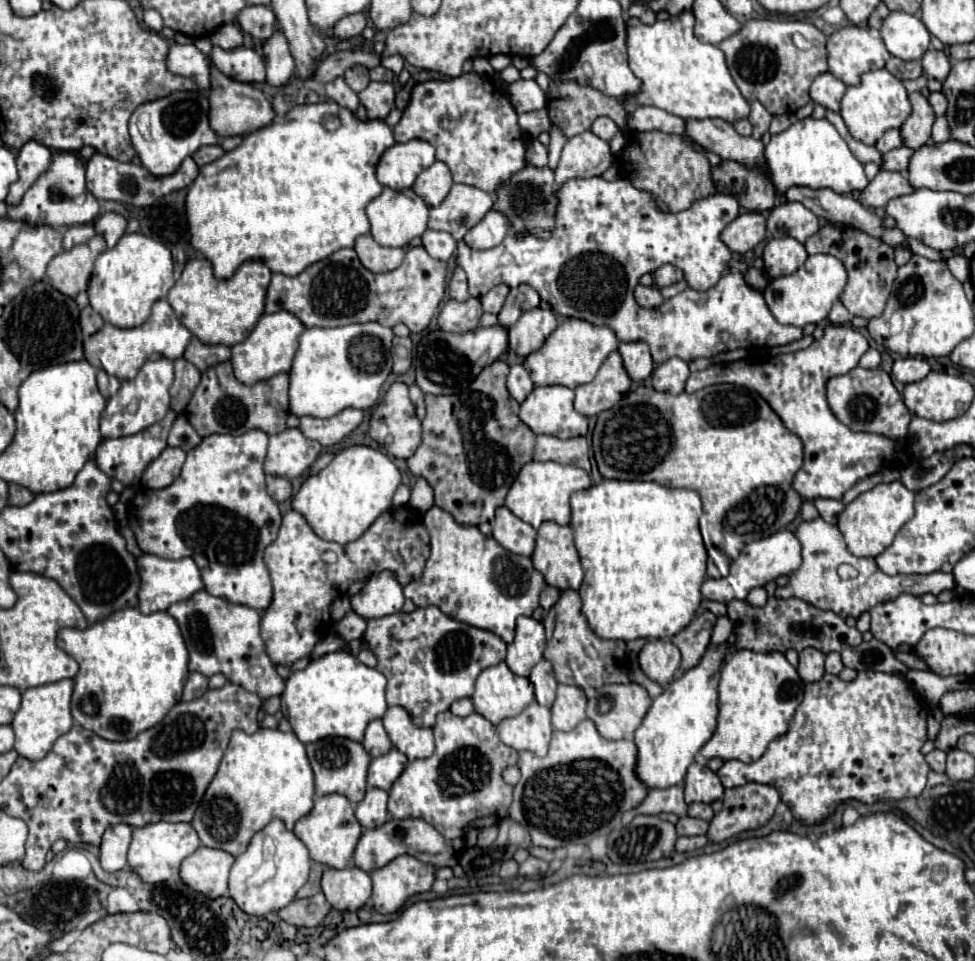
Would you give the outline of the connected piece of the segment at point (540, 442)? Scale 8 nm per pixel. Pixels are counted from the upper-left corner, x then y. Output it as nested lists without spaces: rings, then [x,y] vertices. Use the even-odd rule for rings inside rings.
[[[538,436],[534,460],[540,460],[540,462],[552,460],[558,464],[574,464],[574,466],[590,472],[588,442],[582,436],[570,438],[570,440],[560,440],[556,436]]]

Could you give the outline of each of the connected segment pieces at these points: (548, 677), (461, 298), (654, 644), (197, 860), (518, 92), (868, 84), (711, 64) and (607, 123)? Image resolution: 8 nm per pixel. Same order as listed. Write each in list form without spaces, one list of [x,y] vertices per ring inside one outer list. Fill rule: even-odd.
[[[540,660],[540,662],[532,668],[532,672],[530,672],[530,682],[534,684],[538,704],[542,704],[542,706],[552,706],[554,696],[556,696],[556,686],[558,686],[558,682],[554,680],[554,674],[552,674],[552,668],[550,668],[550,662],[548,662],[548,660]]]
[[[458,266],[454,270],[454,276],[450,280],[450,296],[458,302],[466,302],[470,298],[468,294],[468,282],[466,282],[466,272]]]
[[[670,640],[646,642],[638,660],[644,674],[662,686],[666,686],[680,668],[680,652]]]
[[[200,846],[182,862],[180,878],[196,892],[208,898],[220,898],[228,890],[228,872],[232,862],[234,856],[228,852]]]
[[[518,80],[510,84],[508,98],[516,112],[536,112],[546,108],[546,94],[534,80]]]
[[[874,70],[874,72],[864,72],[860,76],[858,86],[848,86],[842,98],[842,118],[850,130],[850,134],[864,142],[864,144],[874,144],[878,136],[882,136],[884,130],[888,128],[900,128],[902,122],[910,116],[910,102],[908,94],[898,78],[894,78],[888,70]]]
[[[688,10],[652,26],[642,24],[638,18],[626,22],[628,64],[634,76],[642,82],[636,94],[638,106],[656,106],[684,120],[720,118],[734,124],[736,120],[746,118],[750,106],[734,84],[722,50],[700,42],[692,28],[694,14]]]
[[[602,116],[602,118],[598,118],[598,120],[592,124],[592,132],[594,132],[598,138],[602,138],[602,140],[610,140],[610,138],[618,132],[618,126],[614,124],[614,120]]]

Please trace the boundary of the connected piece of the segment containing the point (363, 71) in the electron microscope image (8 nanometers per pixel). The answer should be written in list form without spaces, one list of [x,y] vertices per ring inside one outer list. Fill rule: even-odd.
[[[362,66],[350,68],[350,70],[346,70],[344,80],[346,80],[346,84],[348,84],[354,92],[362,92],[362,90],[370,84],[370,78],[368,78],[368,68],[362,68]]]

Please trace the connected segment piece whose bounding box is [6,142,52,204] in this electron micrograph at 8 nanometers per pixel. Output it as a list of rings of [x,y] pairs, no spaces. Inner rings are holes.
[[[26,142],[18,150],[16,166],[18,166],[18,180],[10,186],[10,192],[6,196],[6,204],[18,204],[24,196],[24,192],[30,188],[30,184],[46,172],[50,164],[50,150],[38,142]]]

